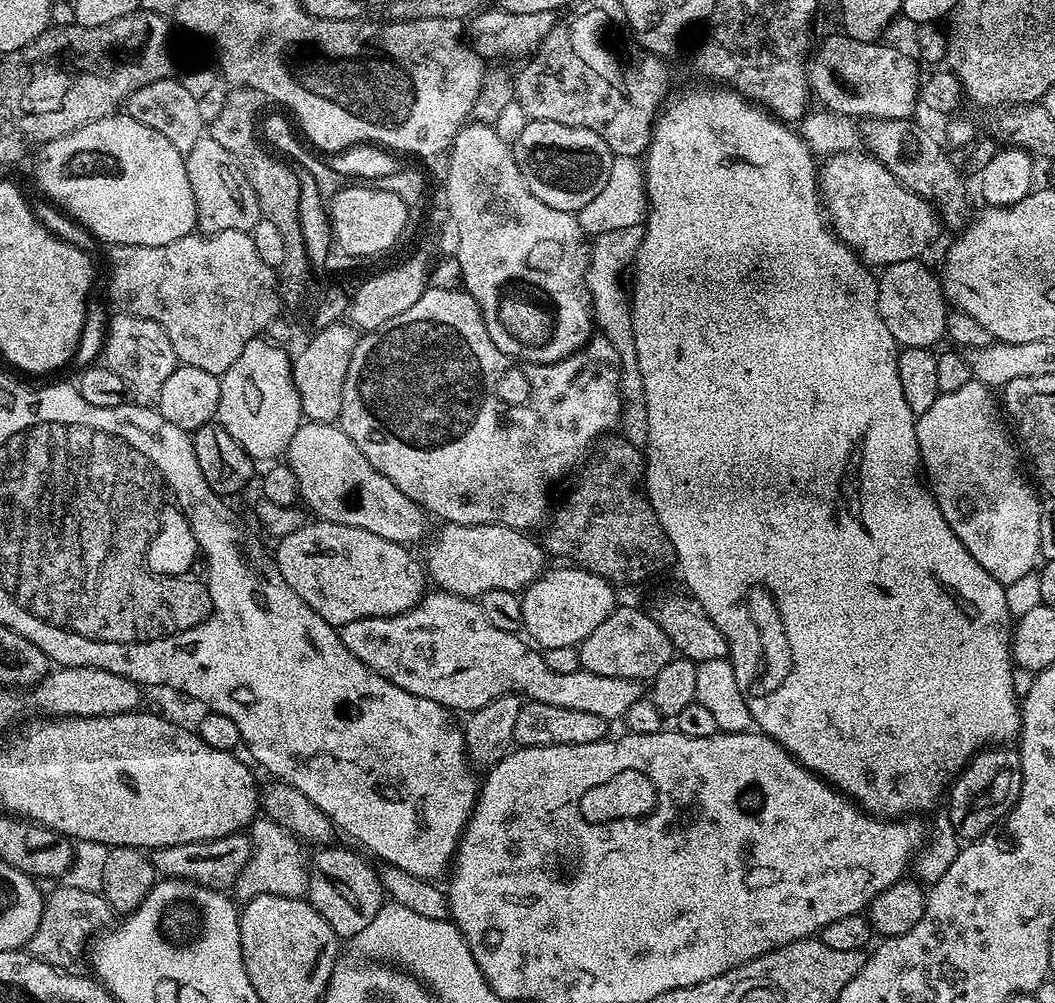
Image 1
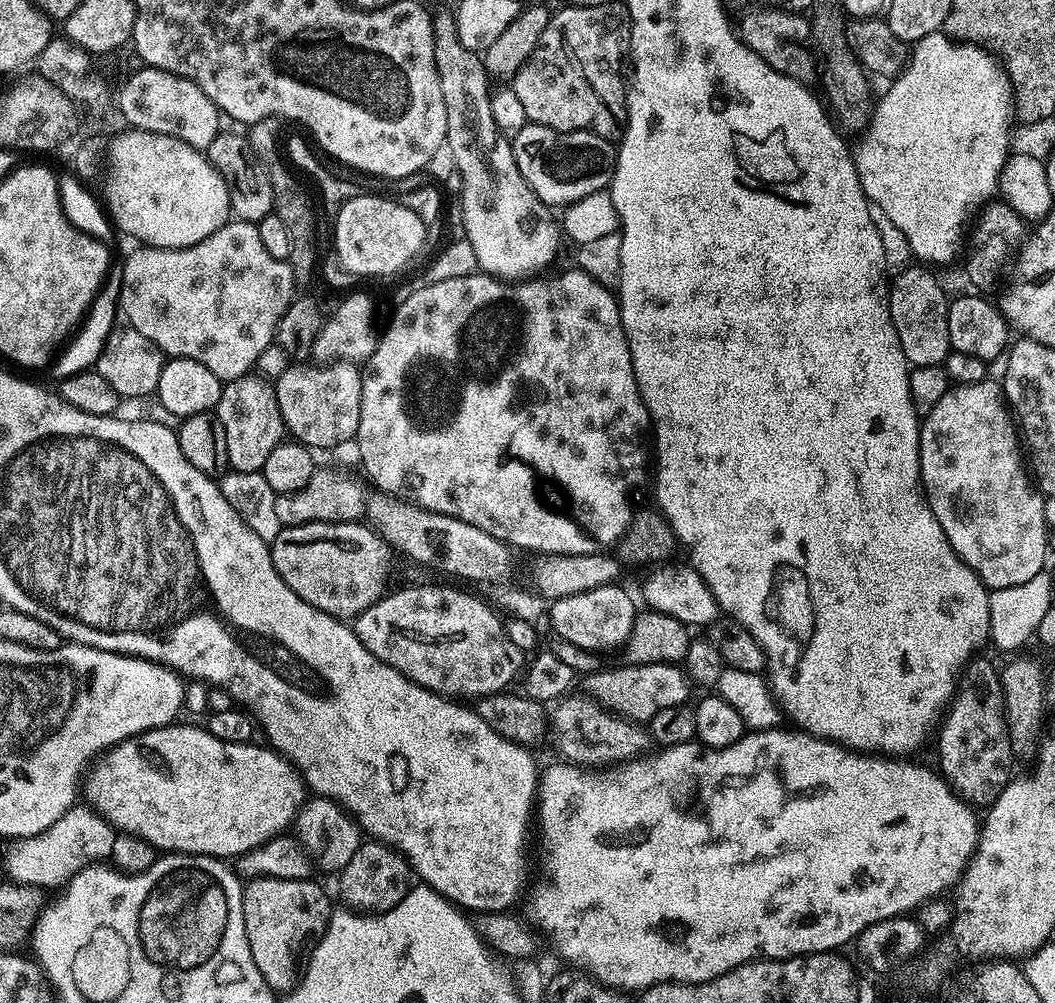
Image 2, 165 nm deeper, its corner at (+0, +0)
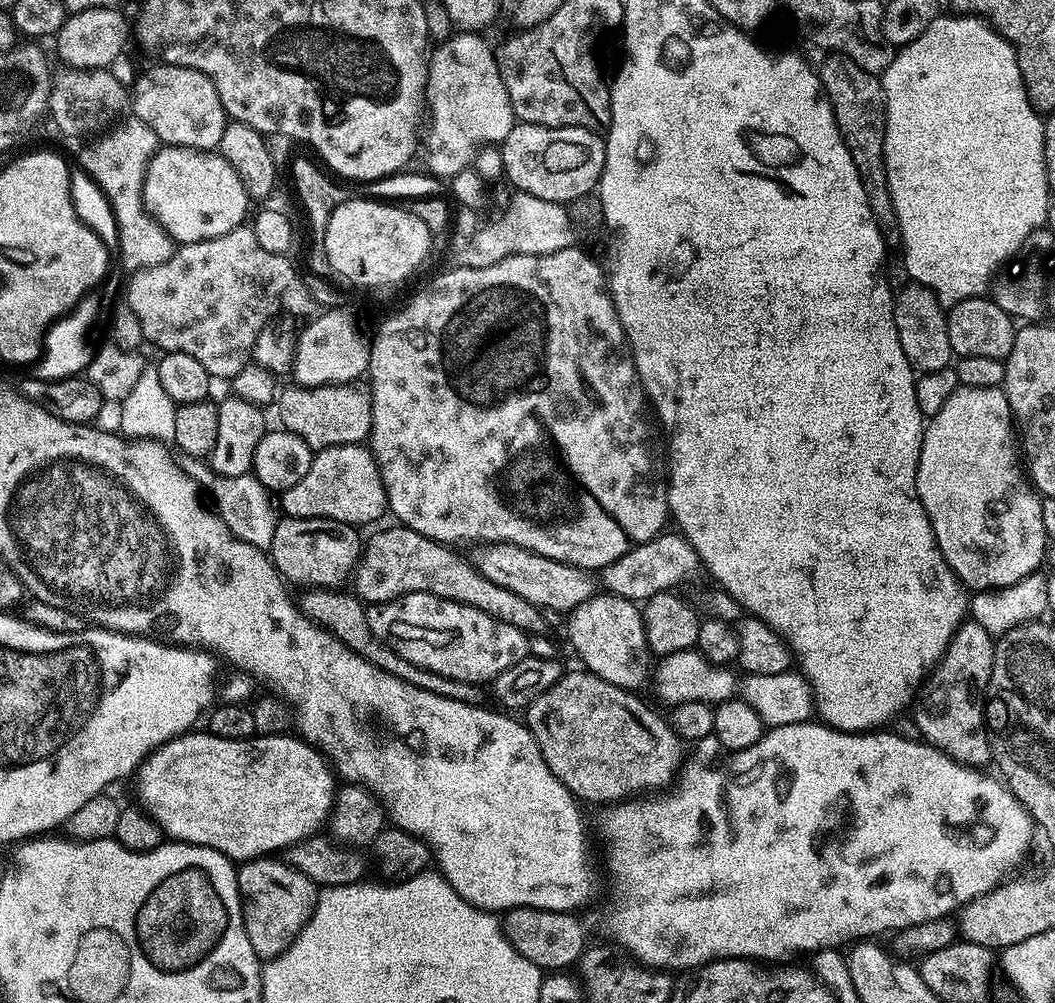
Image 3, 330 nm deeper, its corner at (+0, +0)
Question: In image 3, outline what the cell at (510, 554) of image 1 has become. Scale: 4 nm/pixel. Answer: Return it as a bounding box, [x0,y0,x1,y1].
[602,530,702,602]

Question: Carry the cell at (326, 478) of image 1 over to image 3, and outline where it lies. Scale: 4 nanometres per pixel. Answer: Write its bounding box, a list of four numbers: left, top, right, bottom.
[478,544,598,614]

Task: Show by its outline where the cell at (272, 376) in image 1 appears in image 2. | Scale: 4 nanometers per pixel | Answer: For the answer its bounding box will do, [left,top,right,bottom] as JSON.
[214,374,286,471]

